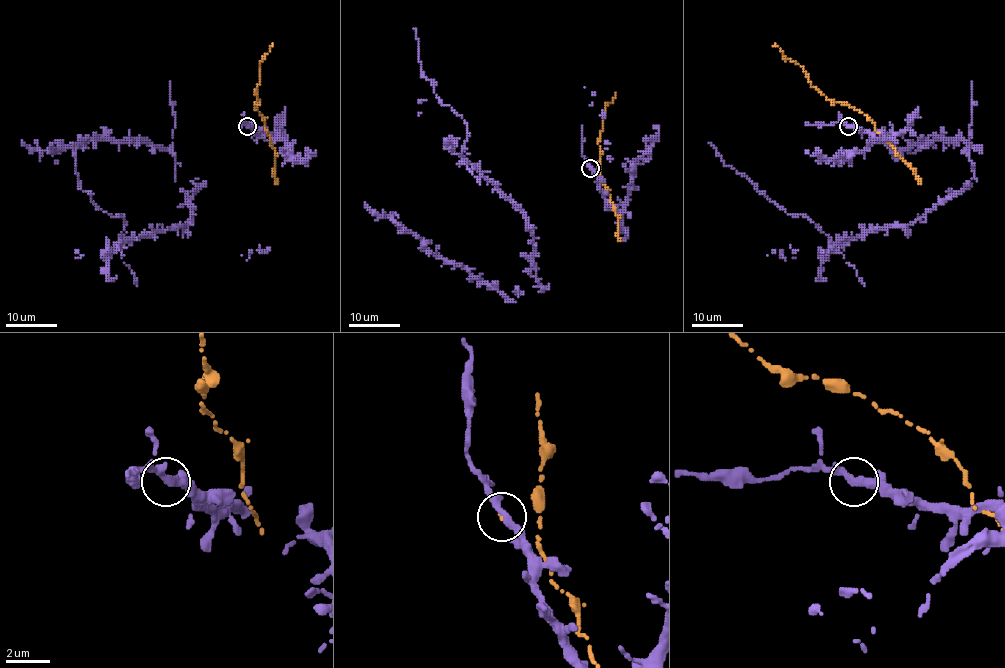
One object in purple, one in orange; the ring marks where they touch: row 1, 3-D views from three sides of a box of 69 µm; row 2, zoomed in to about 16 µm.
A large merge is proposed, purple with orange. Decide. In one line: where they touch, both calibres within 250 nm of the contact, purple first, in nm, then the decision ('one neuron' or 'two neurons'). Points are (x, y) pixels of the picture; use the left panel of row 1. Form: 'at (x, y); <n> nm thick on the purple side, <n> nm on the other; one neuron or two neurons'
at (247, 126); 340 nm thick on the purple side, 100 nm on the other; one neuron

